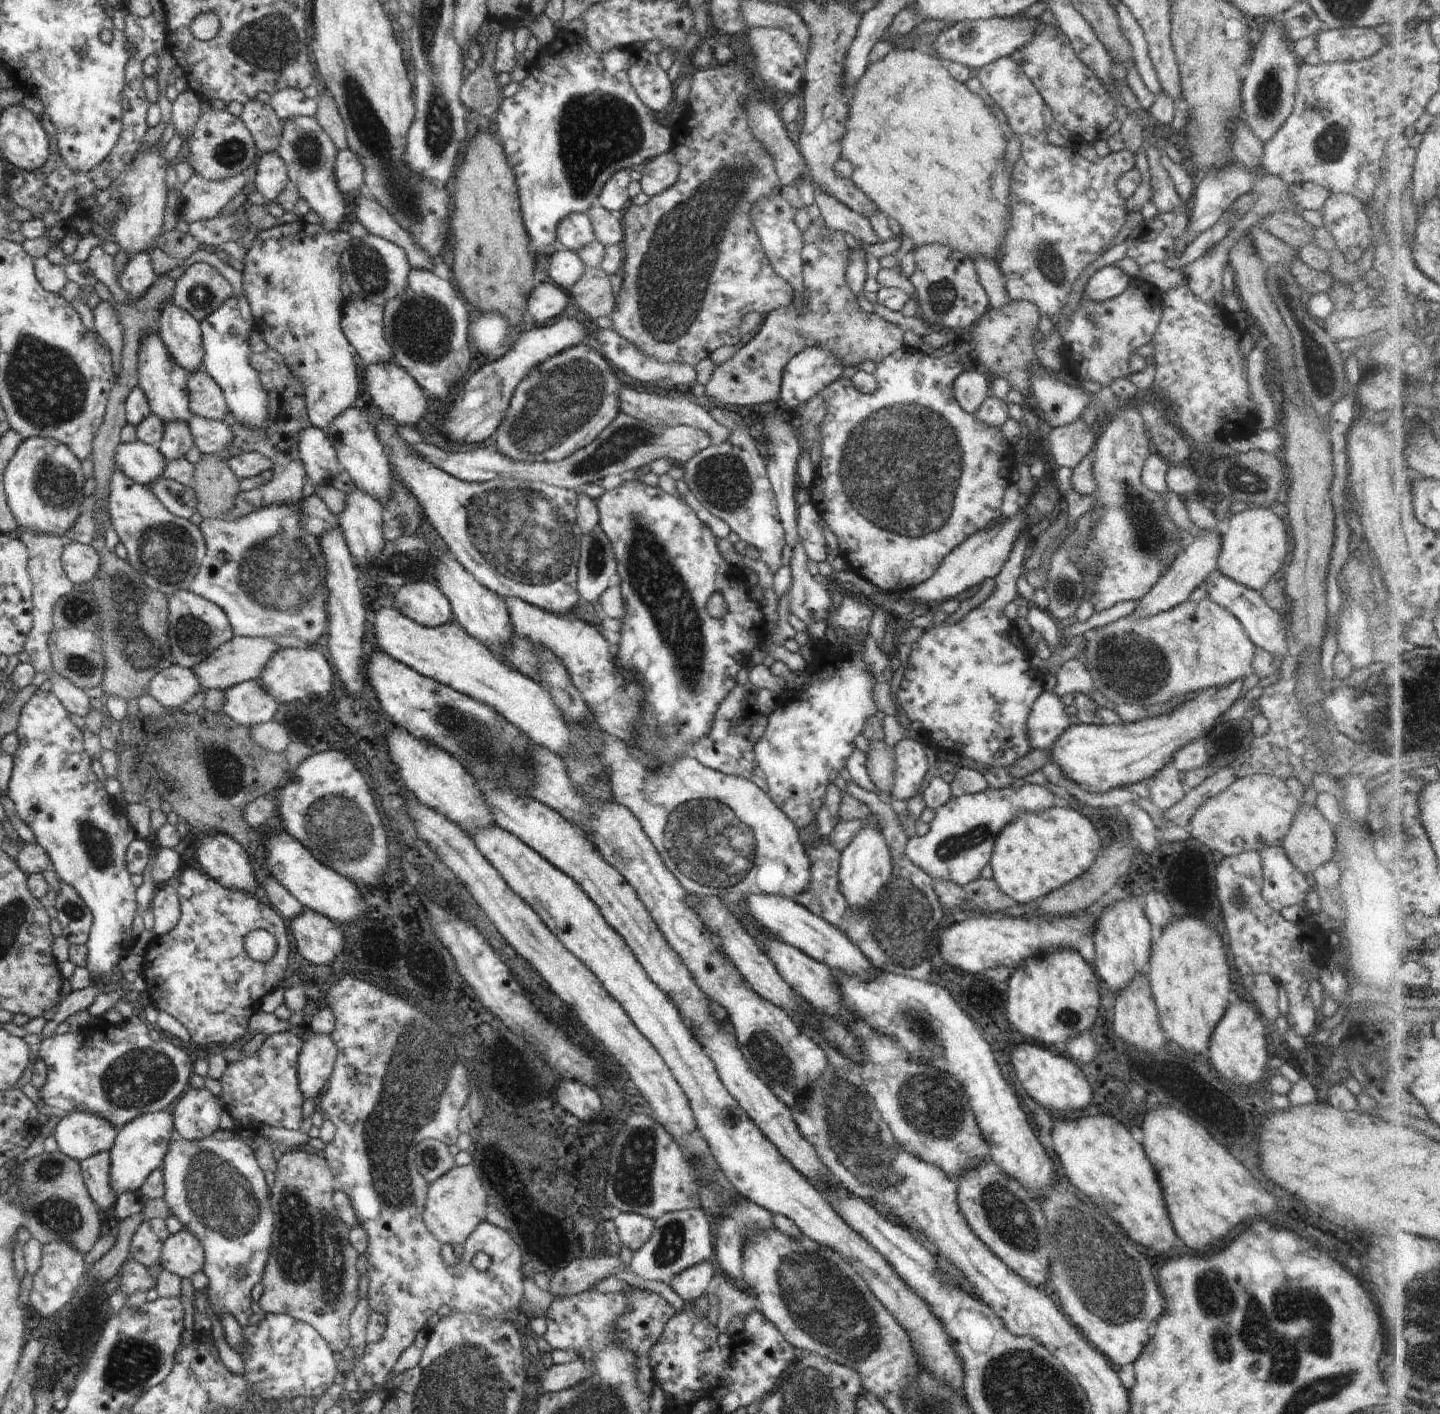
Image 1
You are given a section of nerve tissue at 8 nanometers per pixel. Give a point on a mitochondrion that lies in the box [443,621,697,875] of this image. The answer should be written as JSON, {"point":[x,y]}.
{"point":[627,702]}

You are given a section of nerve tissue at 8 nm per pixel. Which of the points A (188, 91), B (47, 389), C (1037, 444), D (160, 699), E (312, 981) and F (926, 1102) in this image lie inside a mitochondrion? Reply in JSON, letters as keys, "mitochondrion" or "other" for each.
{"A":"other","B":"mitochondrion","C":"other","D":"other","E":"other","F":"mitochondrion"}

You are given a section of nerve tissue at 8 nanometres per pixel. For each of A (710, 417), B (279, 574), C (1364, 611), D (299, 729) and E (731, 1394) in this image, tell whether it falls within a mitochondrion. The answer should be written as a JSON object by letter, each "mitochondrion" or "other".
{"A":"other","B":"mitochondrion","C":"other","D":"other","E":"other"}

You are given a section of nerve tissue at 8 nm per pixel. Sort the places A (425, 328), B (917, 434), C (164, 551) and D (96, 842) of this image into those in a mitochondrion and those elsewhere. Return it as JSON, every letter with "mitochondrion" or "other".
{"A":"mitochondrion","B":"mitochondrion","C":"mitochondrion","D":"mitochondrion"}

